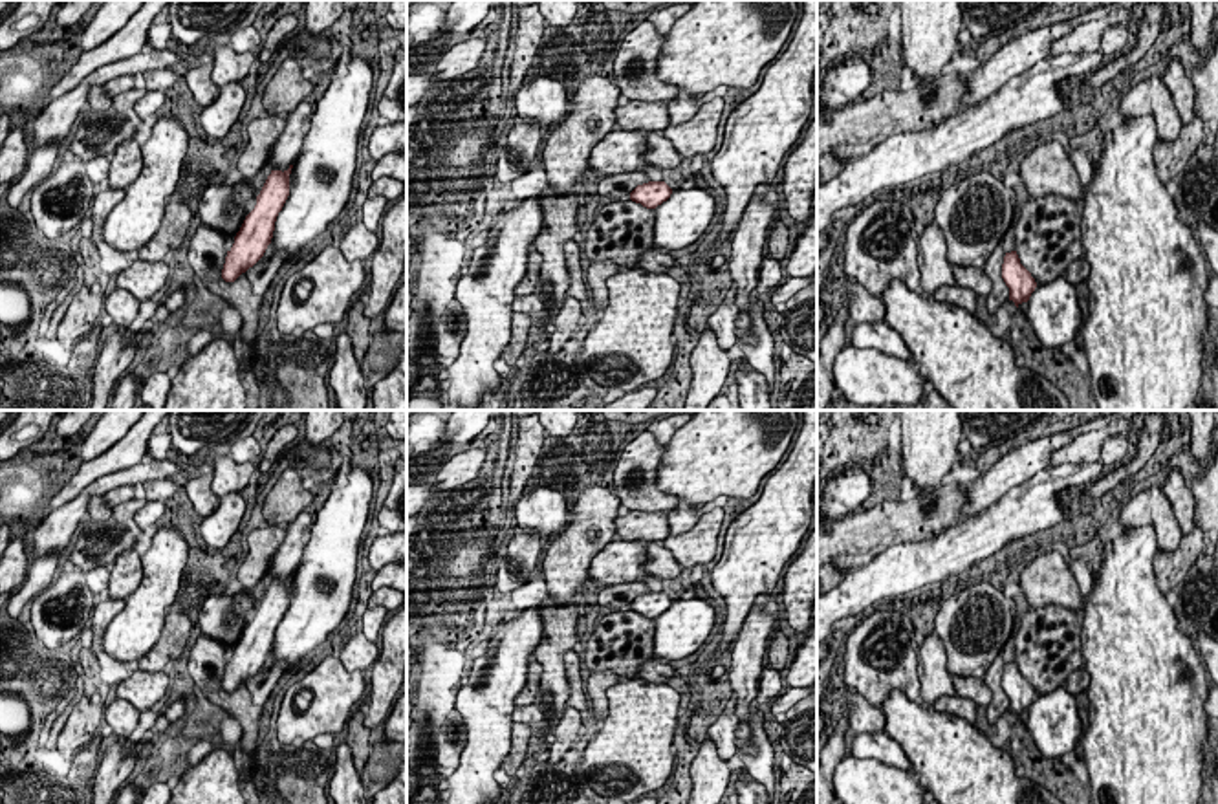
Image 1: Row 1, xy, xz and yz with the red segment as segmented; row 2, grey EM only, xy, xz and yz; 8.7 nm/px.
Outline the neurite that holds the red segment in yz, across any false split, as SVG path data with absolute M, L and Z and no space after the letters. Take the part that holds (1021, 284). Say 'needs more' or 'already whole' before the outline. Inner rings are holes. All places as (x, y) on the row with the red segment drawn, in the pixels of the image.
already whole | M1017 251L1006 253L1002 264L1002 278L1009 288L1009 300L1013 300L1017 308L1022 302L1028 302L1037 288L1031 273L1020 264Z

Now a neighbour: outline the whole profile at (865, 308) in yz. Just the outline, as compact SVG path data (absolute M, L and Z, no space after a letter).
M881 198L854 214L844 236L844 271L855 280L850 284L850 317L855 324L885 322L885 304L881 300L890 280L901 280L910 291L921 293L918 267L918 223L912 211L901 198Z

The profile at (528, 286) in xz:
M531 245L527 255L526 277L520 280L520 284L515 289L517 297L537 293L537 280L540 277L542 262L544 262L542 255Z

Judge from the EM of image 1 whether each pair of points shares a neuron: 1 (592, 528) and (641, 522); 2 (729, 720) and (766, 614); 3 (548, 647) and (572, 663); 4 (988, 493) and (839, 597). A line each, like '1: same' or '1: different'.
1: different
2: different
3: different
4: same

